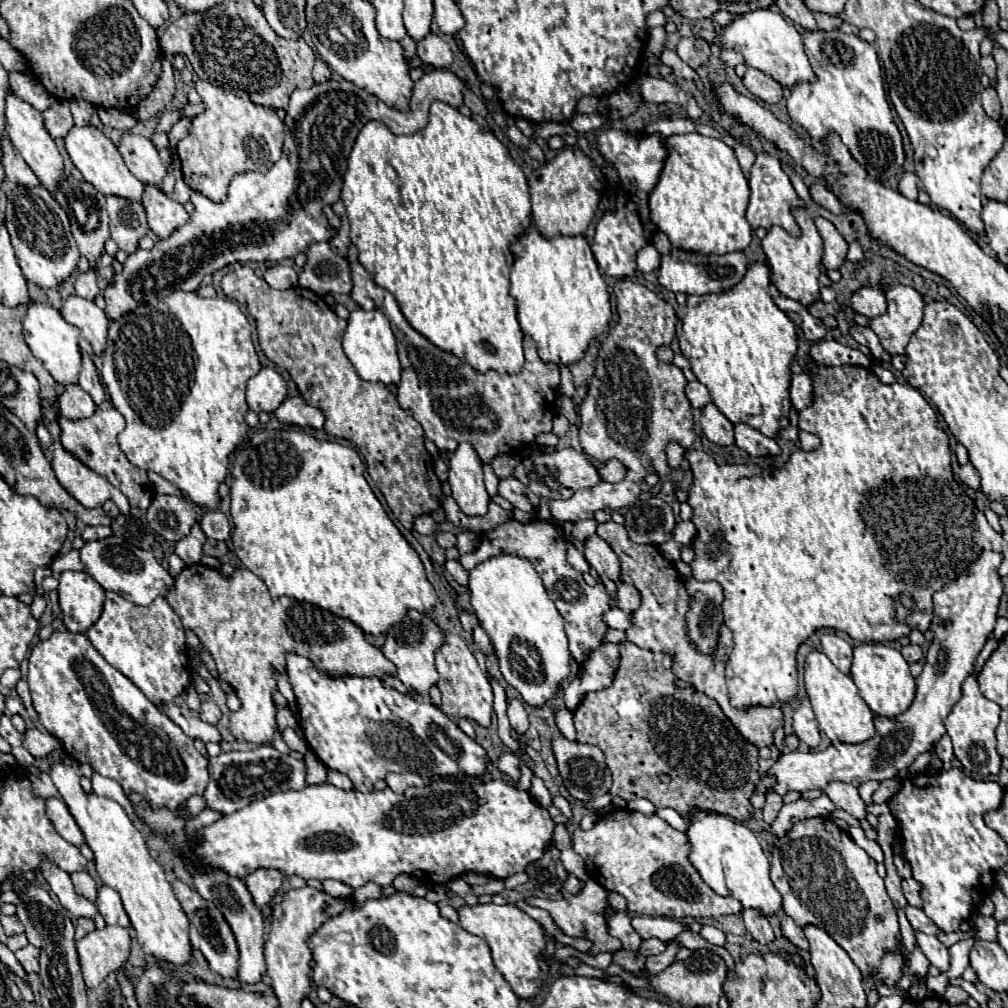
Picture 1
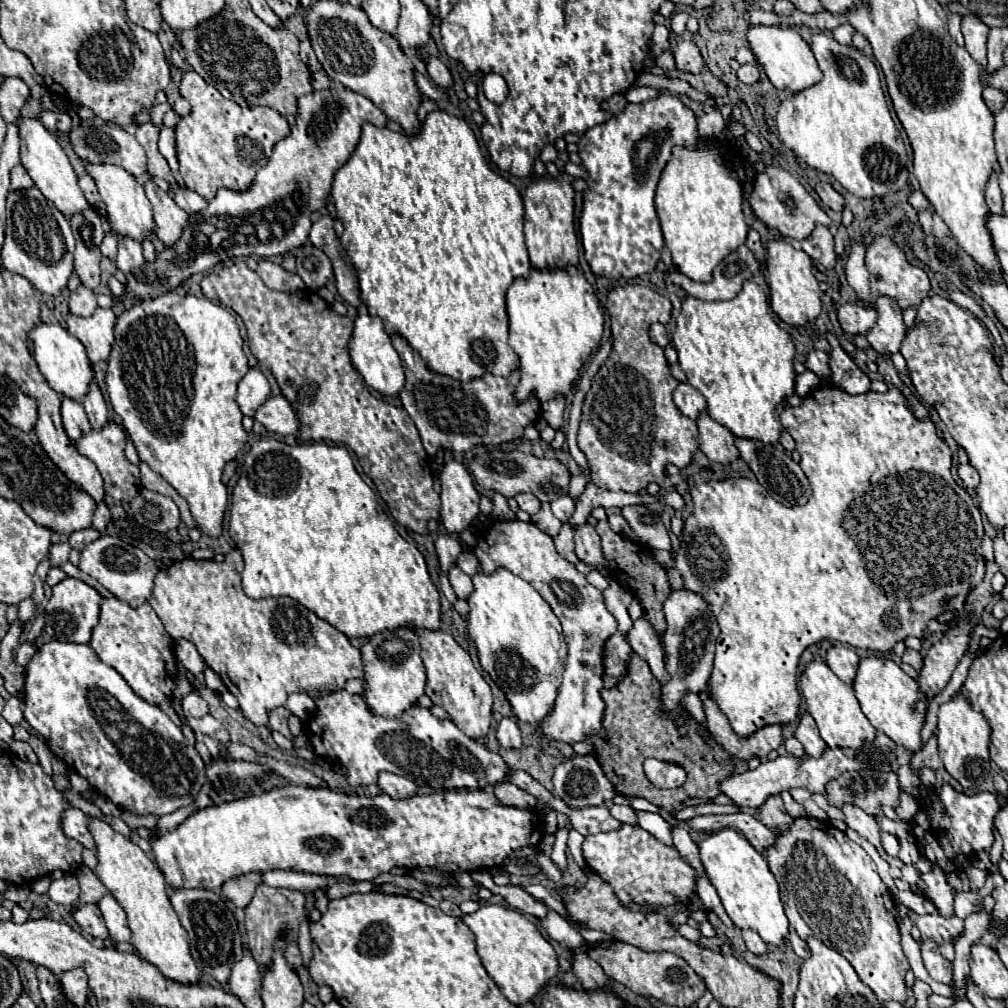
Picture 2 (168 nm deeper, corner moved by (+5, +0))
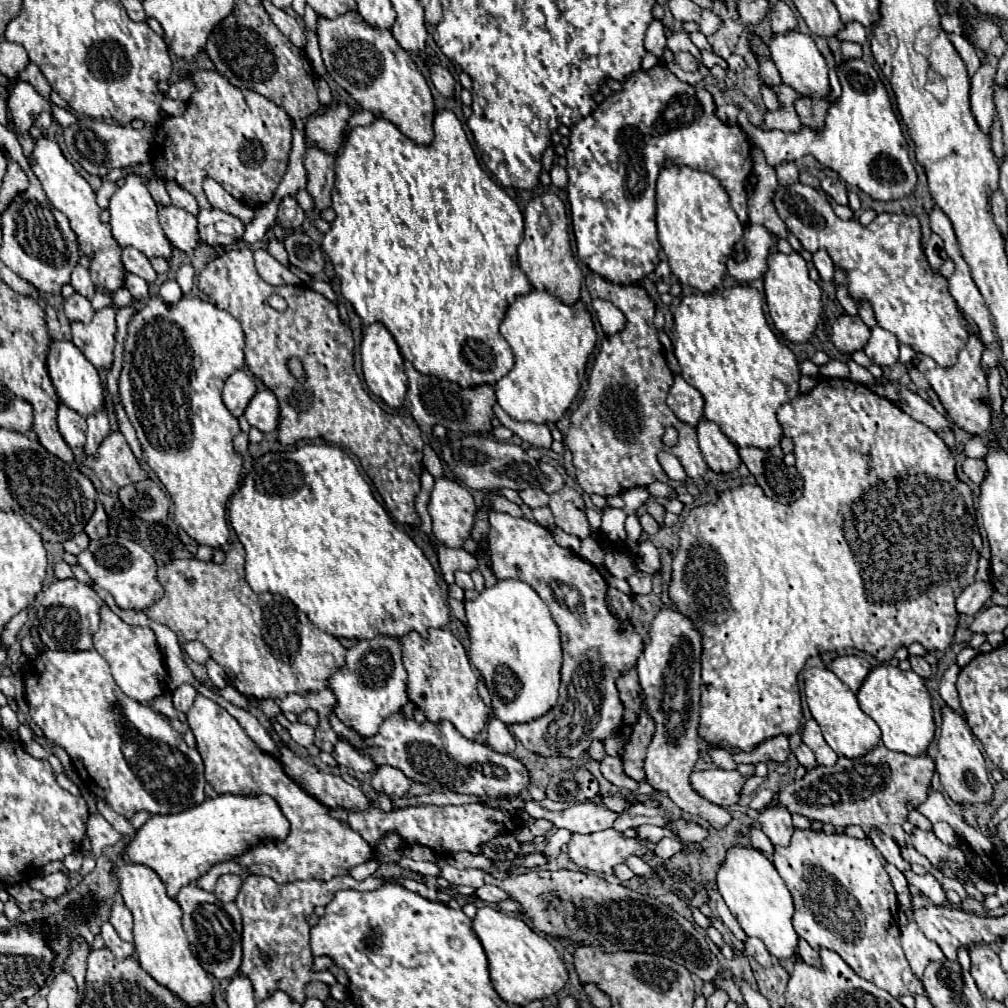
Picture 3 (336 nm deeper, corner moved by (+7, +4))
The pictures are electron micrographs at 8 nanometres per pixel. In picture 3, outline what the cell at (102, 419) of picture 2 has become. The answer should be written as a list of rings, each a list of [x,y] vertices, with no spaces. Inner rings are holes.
[[[99,408],[99,412],[87,416],[87,442],[85,442],[85,452],[95,454],[97,446],[101,444],[101,440],[109,434],[109,420],[107,420],[107,412],[103,408]]]

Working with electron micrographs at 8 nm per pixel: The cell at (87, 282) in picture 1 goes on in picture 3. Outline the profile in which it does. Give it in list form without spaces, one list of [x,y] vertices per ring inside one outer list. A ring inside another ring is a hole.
[[[75,292],[73,296],[69,296],[65,300],[65,316],[73,322],[91,322],[95,310],[91,306],[91,302],[85,296],[79,296],[79,292]]]

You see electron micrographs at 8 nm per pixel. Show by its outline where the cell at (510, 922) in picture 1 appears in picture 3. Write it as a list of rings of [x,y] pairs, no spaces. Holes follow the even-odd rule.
[[[483,906],[477,910],[473,920],[473,932],[489,958],[493,988],[505,1002],[525,1006],[527,1002],[547,998],[565,986],[569,976],[563,958],[547,938],[533,932],[521,918],[507,916],[491,906]]]

